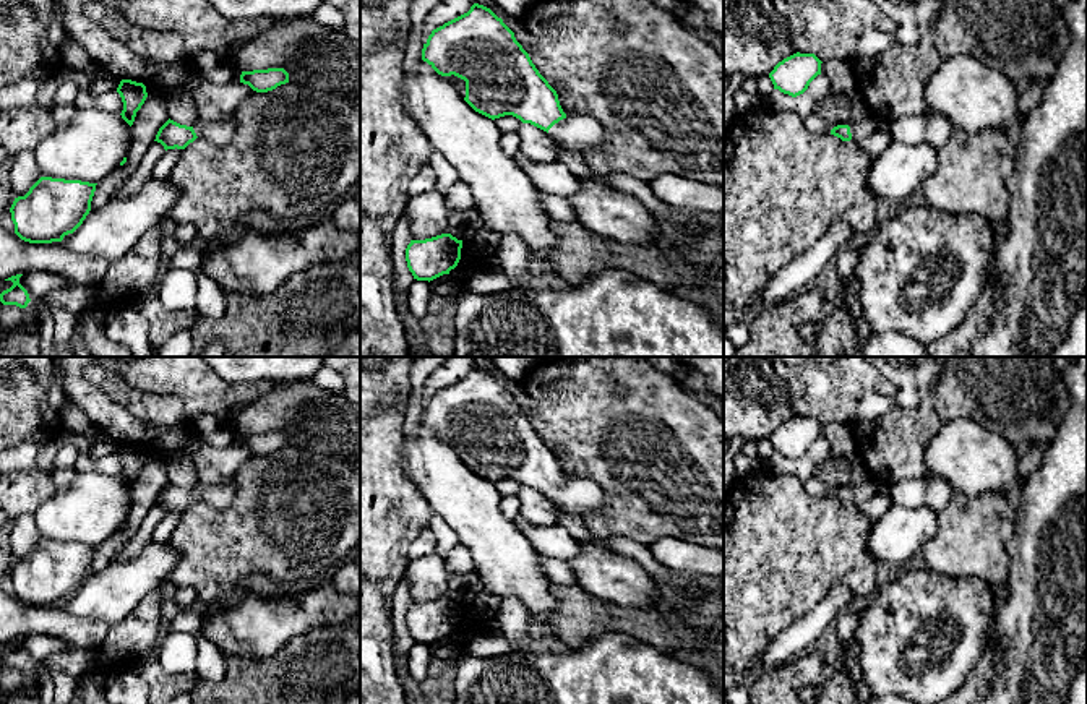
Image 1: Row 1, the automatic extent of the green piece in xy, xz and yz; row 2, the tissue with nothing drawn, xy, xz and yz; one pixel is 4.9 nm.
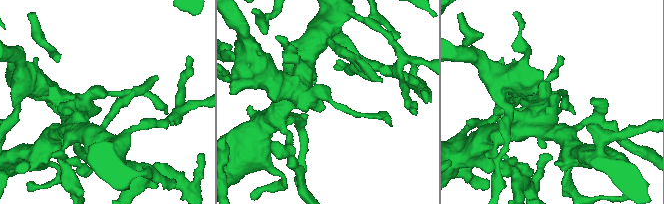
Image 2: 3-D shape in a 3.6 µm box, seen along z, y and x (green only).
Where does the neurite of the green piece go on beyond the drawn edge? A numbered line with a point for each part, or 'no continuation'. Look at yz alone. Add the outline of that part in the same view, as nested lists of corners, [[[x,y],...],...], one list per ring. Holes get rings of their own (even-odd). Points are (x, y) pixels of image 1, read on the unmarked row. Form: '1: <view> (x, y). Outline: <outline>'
1: yz (870, 485). Outline: [[[866,474],[861,482],[850,487],[849,490],[850,490],[852,503],[855,506],[861,506],[863,503],[866,503],[876,495],[881,495],[887,488],[889,488],[889,483],[886,483],[884,480],[871,474]]]

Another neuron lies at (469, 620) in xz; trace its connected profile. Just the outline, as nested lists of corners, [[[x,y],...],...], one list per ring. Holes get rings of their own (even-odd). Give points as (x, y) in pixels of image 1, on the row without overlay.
[[[462,603],[461,623],[454,633],[449,634],[451,644],[459,650],[461,655],[466,655],[464,647],[466,641],[472,631],[479,628],[485,620],[480,618],[469,603]]]

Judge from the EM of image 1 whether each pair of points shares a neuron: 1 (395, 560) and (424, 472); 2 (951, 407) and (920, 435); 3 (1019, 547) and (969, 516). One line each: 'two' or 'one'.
1: two
2: one
3: two

